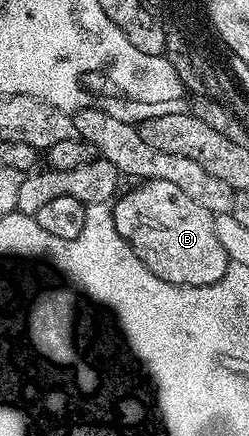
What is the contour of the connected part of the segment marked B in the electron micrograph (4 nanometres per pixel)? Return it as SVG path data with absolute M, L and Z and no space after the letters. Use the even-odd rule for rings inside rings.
M146 181L138 186L138 189L133 189L130 193L122 192L112 202L113 218L119 235L123 235L123 239L133 248L138 259L151 272L159 275L159 279L172 285L216 285L219 279L225 277L231 262L227 251L223 251L223 243L219 243L219 235L215 235L214 214L209 213L207 207L195 203L191 195L179 191L175 183Z

